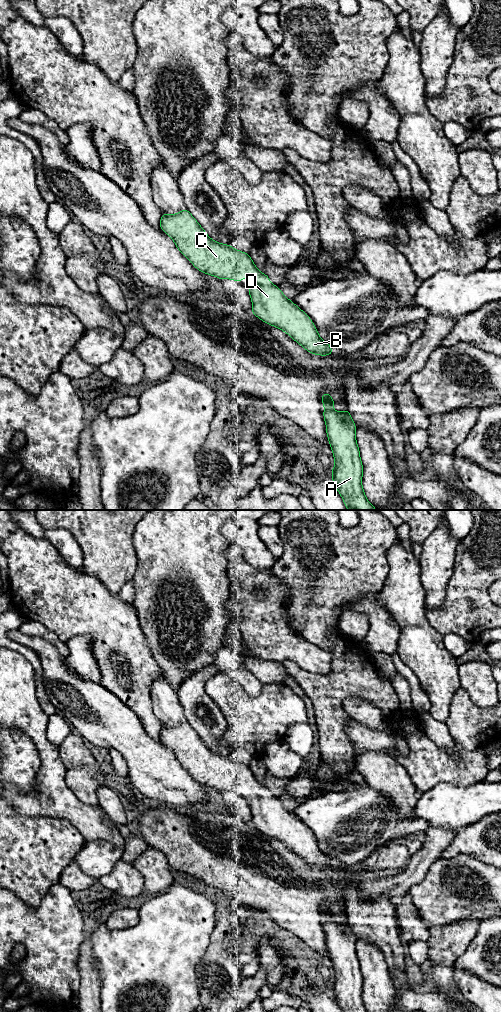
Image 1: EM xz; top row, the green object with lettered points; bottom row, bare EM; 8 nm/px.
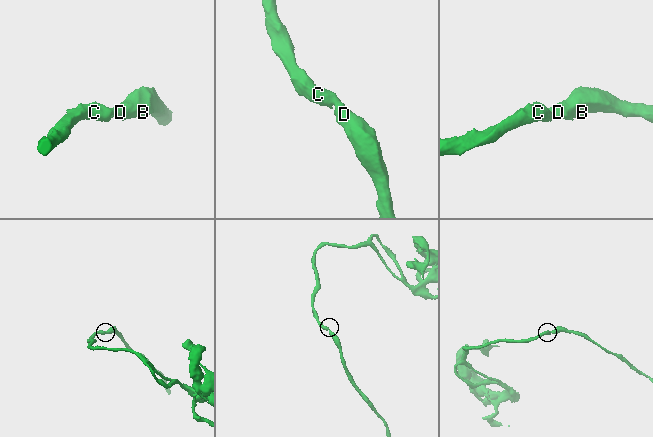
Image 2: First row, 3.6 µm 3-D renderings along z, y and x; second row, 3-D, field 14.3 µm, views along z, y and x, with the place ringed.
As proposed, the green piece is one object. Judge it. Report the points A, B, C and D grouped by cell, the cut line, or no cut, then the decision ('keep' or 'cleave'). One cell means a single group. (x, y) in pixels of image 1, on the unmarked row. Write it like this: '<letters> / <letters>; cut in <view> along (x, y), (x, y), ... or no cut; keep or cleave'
A B C D; no cut; keep

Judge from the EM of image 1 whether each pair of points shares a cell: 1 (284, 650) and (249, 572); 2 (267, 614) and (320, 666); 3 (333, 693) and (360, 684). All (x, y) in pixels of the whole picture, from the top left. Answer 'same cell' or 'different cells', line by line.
1: same cell
2: same cell
3: same cell

